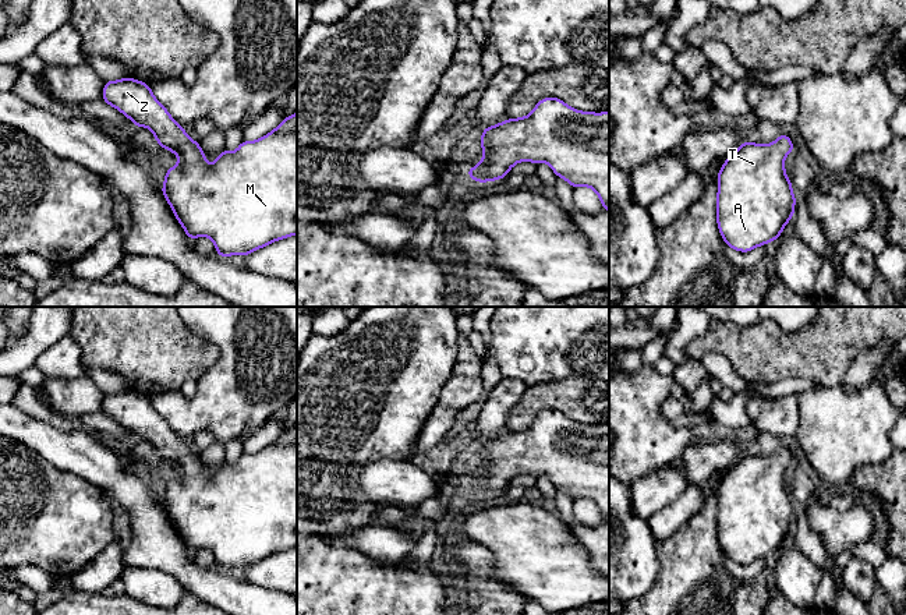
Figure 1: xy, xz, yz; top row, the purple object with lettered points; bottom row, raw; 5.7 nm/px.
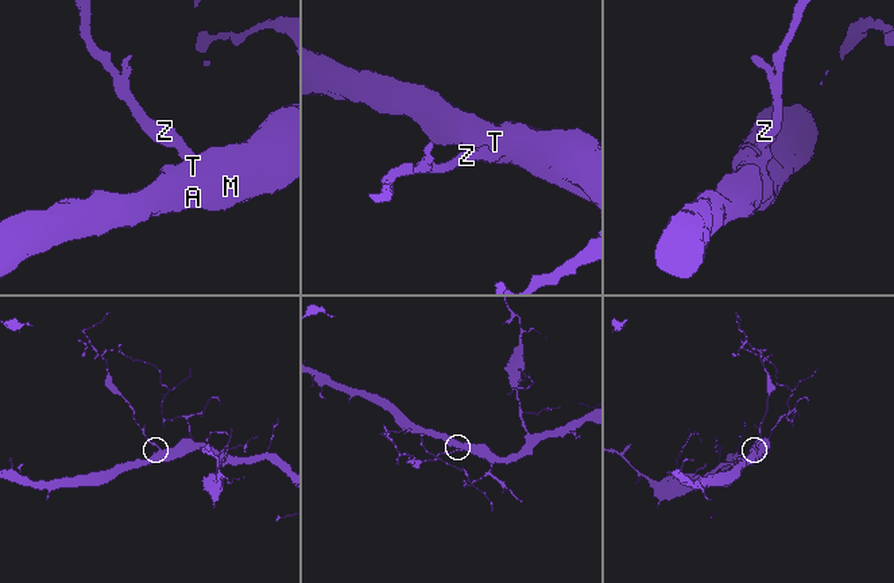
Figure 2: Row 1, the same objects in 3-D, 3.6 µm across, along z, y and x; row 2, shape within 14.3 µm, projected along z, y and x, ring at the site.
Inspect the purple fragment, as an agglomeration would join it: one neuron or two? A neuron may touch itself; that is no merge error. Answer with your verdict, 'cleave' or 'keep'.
keep

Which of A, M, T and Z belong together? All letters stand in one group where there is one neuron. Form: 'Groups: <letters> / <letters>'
Groups: A M T Z

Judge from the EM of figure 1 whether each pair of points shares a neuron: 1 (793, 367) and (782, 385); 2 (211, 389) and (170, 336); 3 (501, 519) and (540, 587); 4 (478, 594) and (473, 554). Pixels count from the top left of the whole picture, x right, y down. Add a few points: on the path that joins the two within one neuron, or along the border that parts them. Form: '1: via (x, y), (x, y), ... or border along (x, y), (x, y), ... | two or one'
1: border along (754, 381), (809, 378), (818, 385) | two
2: border along (213, 345), (219, 352), (219, 357), (197, 381) | two
3: via (517, 536), (540, 558), (540, 571) | one
4: via (478, 585), (478, 564) | one

